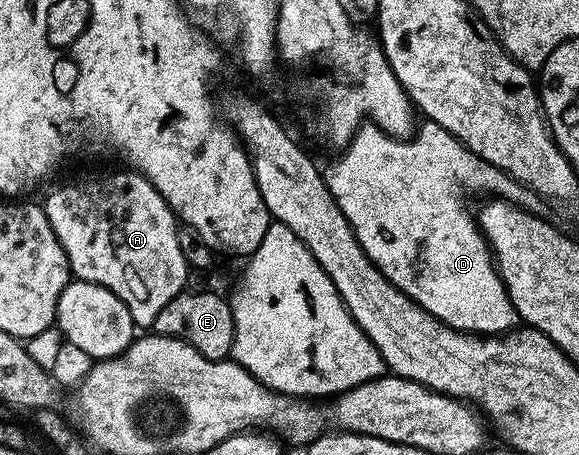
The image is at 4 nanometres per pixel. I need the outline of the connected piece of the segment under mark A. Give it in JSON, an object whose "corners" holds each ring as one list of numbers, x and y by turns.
{"corners":[[131,167,123,168,118,170,117,173,104,173,101,177,84,177,81,181,68,181,65,185,60,185,57,189,52,189,45,195,44,201,42,200,42,208,54,235,58,239,58,243,62,247,62,251,66,251,71,276,77,281,89,281,106,287,114,295,118,295,118,299,122,299,122,303,126,303,126,307,132,316,133,326,144,325,144,327,150,327,154,323,154,319,158,319,162,307,166,307,166,303,170,303,170,299,174,299,179,293,185,292,187,285,184,284,188,281,190,266,183,257,178,243,178,218,166,203,166,199,162,199,162,195,158,195,158,191,152,186,150,179,146,179,139,171]]}

